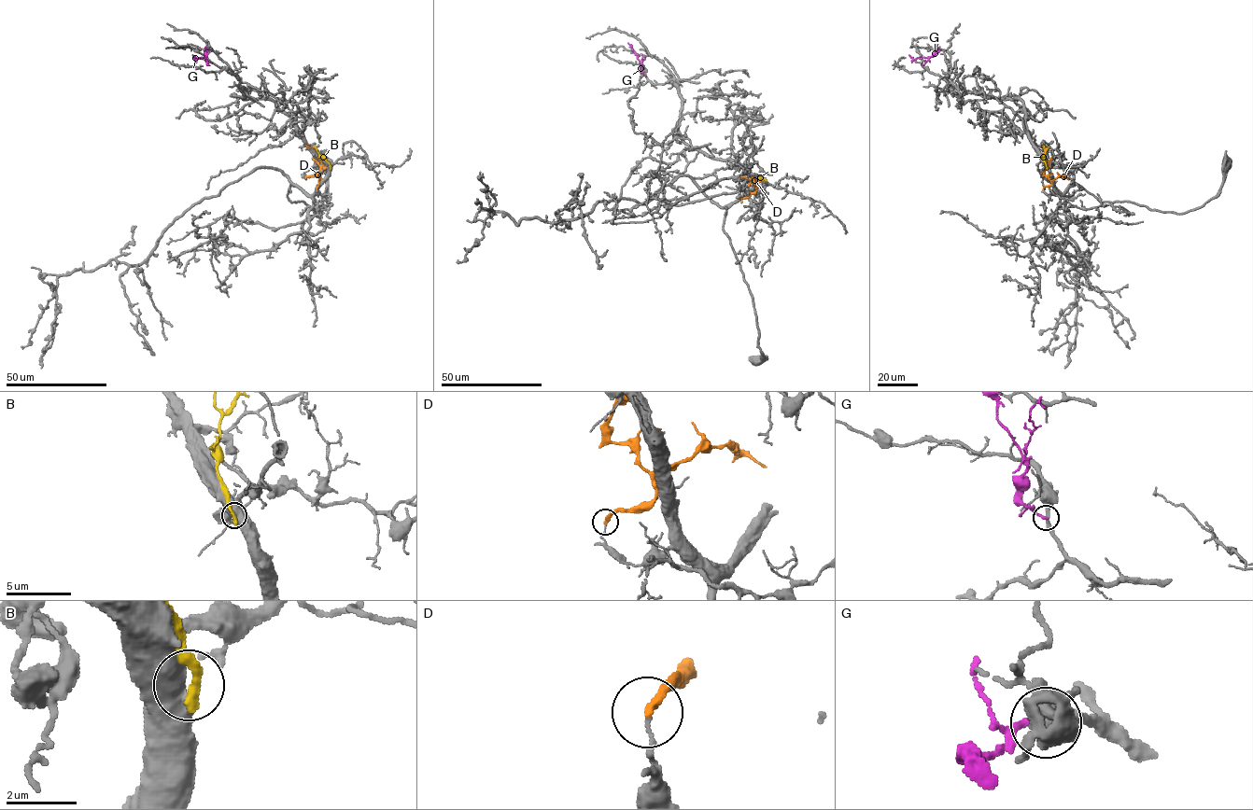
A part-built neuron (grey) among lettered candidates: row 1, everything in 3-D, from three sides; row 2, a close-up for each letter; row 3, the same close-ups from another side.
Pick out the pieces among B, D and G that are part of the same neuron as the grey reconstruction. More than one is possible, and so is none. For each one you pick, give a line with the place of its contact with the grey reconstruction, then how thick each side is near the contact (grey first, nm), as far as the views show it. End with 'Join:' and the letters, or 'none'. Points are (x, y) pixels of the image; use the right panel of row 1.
Join: none

